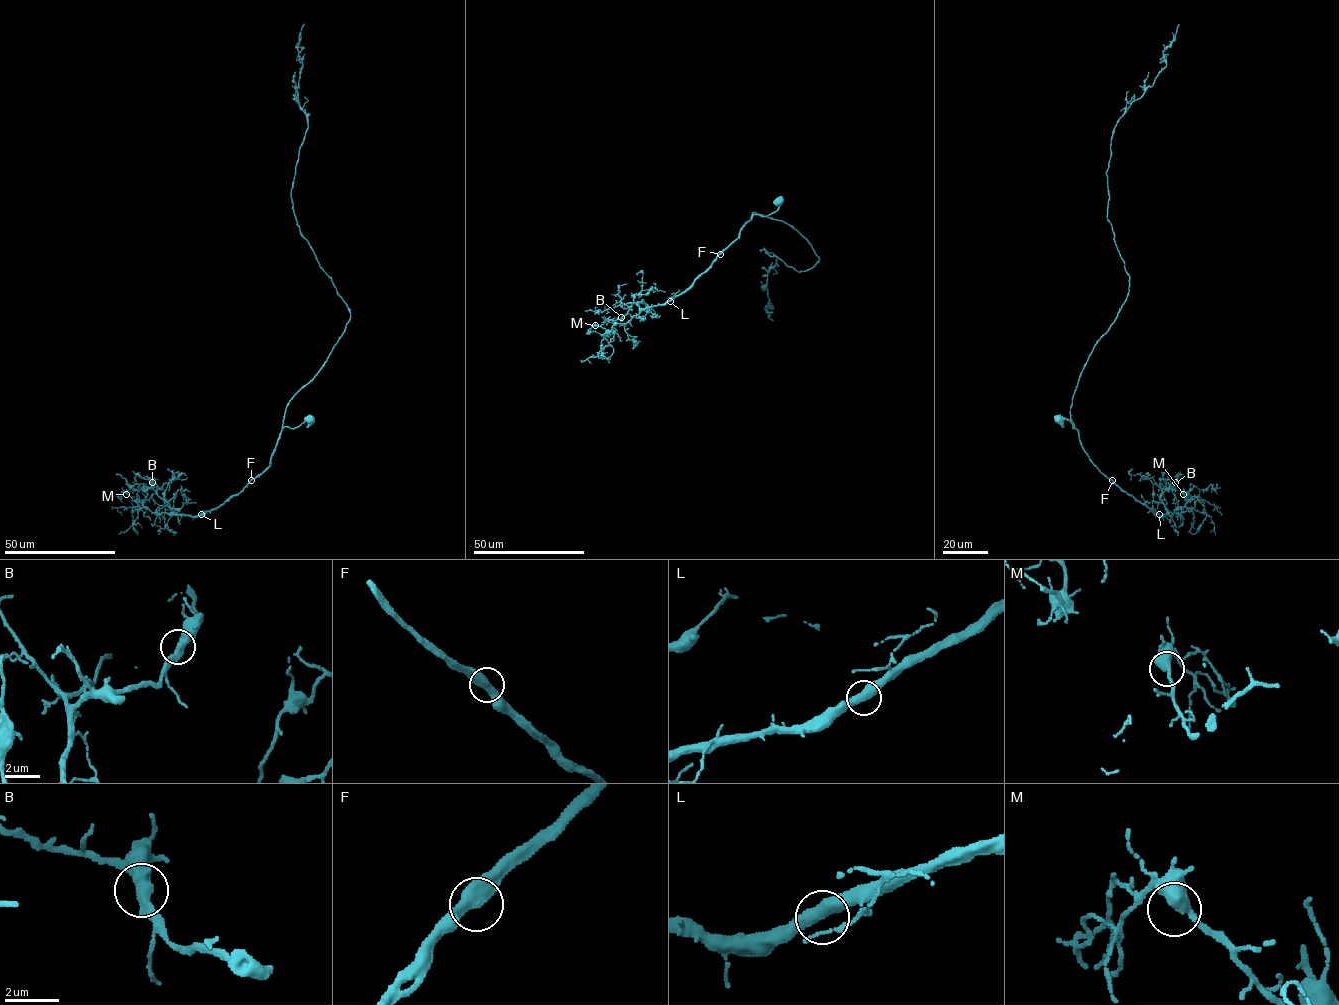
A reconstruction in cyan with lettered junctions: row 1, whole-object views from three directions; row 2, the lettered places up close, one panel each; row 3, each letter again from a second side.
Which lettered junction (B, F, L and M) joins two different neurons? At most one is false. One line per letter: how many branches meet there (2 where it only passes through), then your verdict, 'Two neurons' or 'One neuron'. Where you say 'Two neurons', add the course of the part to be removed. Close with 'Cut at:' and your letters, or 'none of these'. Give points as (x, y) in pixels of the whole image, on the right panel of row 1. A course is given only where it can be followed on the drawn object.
B: Branches: 2. One neuron
F: Branches: 2. One neuron
L: Branches: 2. One neuron
M: Branches: 2. One neuron
Cut at: none of these

